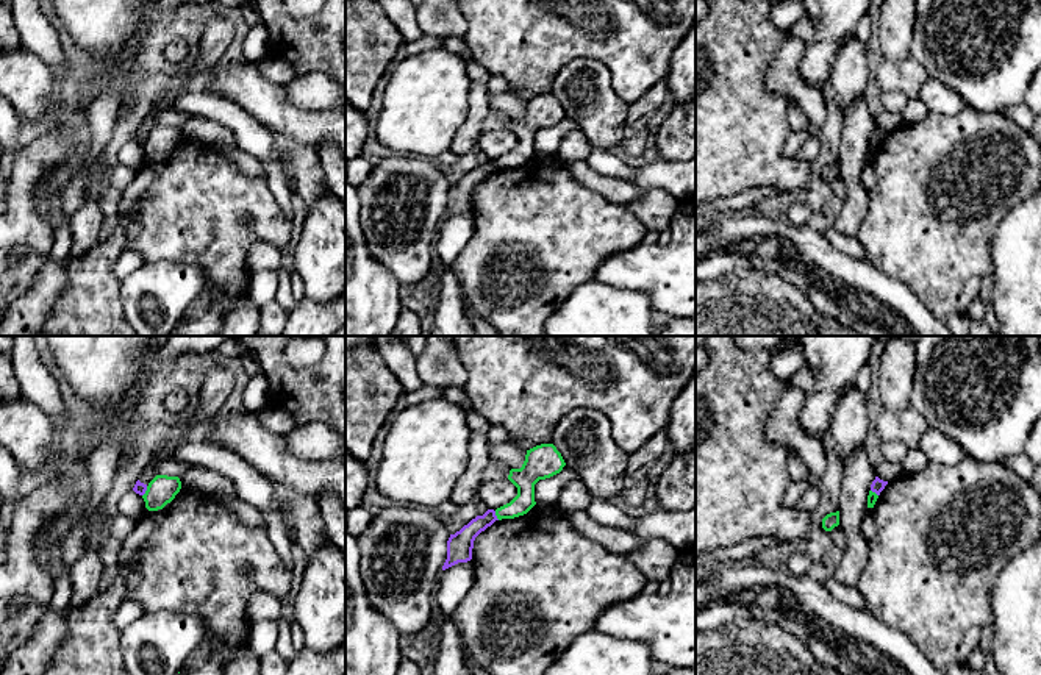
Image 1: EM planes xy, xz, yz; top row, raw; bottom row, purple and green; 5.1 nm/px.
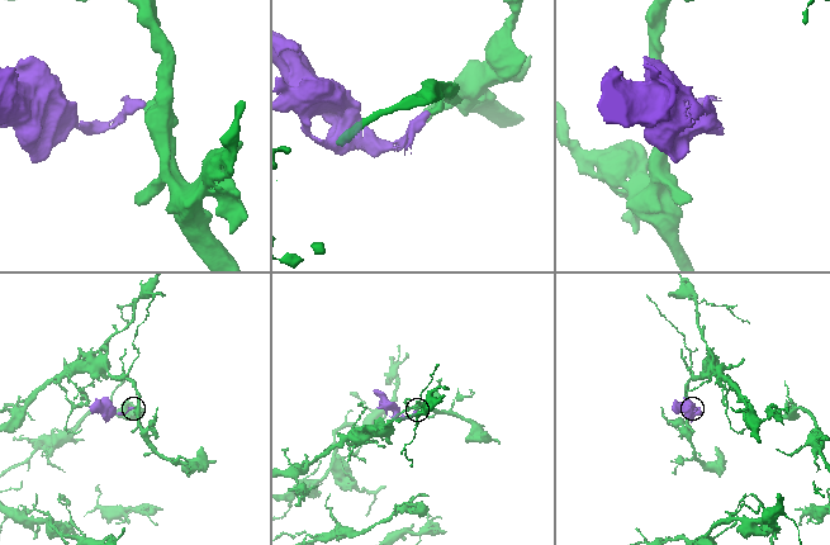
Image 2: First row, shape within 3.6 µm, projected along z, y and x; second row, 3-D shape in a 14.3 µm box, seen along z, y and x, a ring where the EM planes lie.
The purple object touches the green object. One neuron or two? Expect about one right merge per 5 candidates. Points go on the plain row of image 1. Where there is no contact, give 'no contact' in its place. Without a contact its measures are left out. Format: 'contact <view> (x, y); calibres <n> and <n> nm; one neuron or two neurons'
contact xz (496, 166); calibres 130 and 120 nm; two neurons

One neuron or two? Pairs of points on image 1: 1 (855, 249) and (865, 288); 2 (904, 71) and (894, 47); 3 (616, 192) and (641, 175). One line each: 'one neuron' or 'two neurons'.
1: two neurons
2: two neurons
3: two neurons

